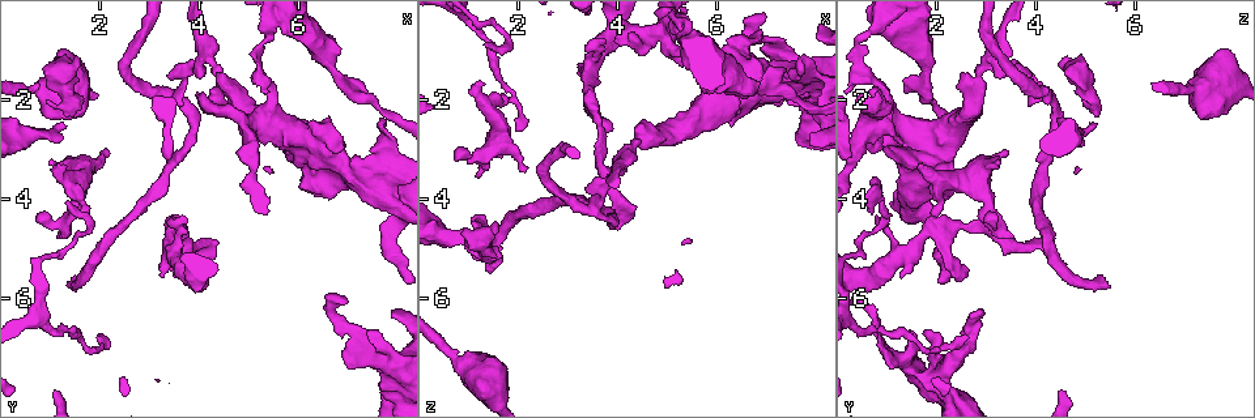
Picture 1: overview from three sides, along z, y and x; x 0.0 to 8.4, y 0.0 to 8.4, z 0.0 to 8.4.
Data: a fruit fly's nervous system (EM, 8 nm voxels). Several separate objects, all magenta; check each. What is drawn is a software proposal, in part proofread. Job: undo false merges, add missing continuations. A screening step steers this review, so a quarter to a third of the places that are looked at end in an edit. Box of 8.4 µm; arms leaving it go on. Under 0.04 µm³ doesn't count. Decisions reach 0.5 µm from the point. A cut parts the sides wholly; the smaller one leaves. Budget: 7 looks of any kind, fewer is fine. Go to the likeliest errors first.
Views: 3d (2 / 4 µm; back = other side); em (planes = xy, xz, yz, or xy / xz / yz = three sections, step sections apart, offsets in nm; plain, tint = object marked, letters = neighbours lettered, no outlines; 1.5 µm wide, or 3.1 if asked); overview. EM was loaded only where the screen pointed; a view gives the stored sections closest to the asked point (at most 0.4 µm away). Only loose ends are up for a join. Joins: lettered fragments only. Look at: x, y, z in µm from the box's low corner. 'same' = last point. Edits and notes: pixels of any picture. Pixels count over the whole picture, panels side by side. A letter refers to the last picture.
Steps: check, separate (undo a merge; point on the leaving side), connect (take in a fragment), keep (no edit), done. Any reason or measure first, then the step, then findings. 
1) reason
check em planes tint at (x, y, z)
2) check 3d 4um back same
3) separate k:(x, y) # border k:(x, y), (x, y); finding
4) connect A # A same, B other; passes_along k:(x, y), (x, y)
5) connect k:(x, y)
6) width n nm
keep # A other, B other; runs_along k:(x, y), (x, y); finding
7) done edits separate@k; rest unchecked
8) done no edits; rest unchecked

free end
check em yz step 4 letters at (1.35, 5.75, 5.50)

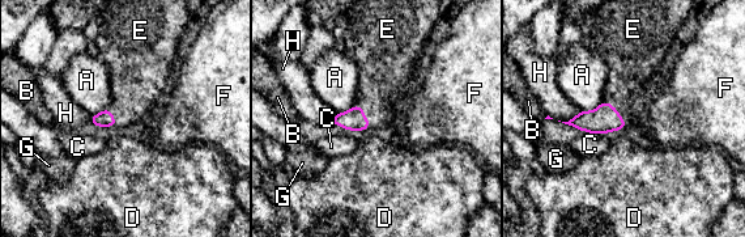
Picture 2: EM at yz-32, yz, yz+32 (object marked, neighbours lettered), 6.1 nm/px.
cut it another way
check em planes letters same

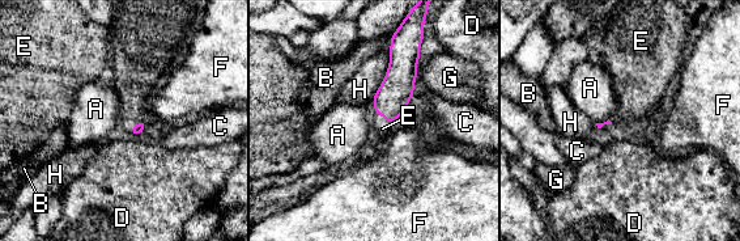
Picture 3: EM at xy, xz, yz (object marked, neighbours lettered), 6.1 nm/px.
longest_contact H 300 nm
connect E # A other, B other, C other, D other, E same, F other, G other, H other; the cell continues

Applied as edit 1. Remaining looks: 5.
sharp bend
check em xy step 4 tint at (5.35, 0.60, 0.75)

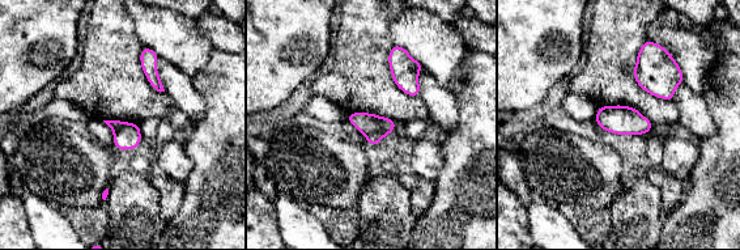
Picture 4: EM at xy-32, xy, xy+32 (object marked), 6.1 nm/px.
check em planes letters same

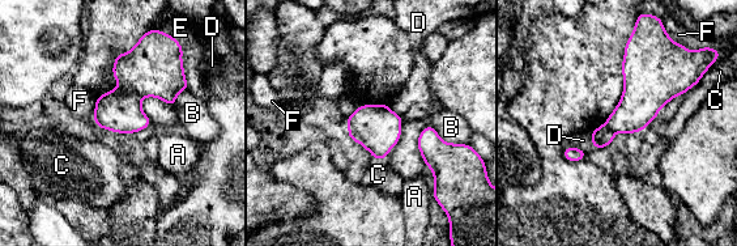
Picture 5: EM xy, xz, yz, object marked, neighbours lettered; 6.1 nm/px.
width 240 nm
separate 5:(639, 105) # A other, B other, C other, D other, E other, F other; border 5:(605, 123), (614, 132); a second cell is stuck on

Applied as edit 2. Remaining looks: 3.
done edits connect@3, separate@5; rest unchecked

